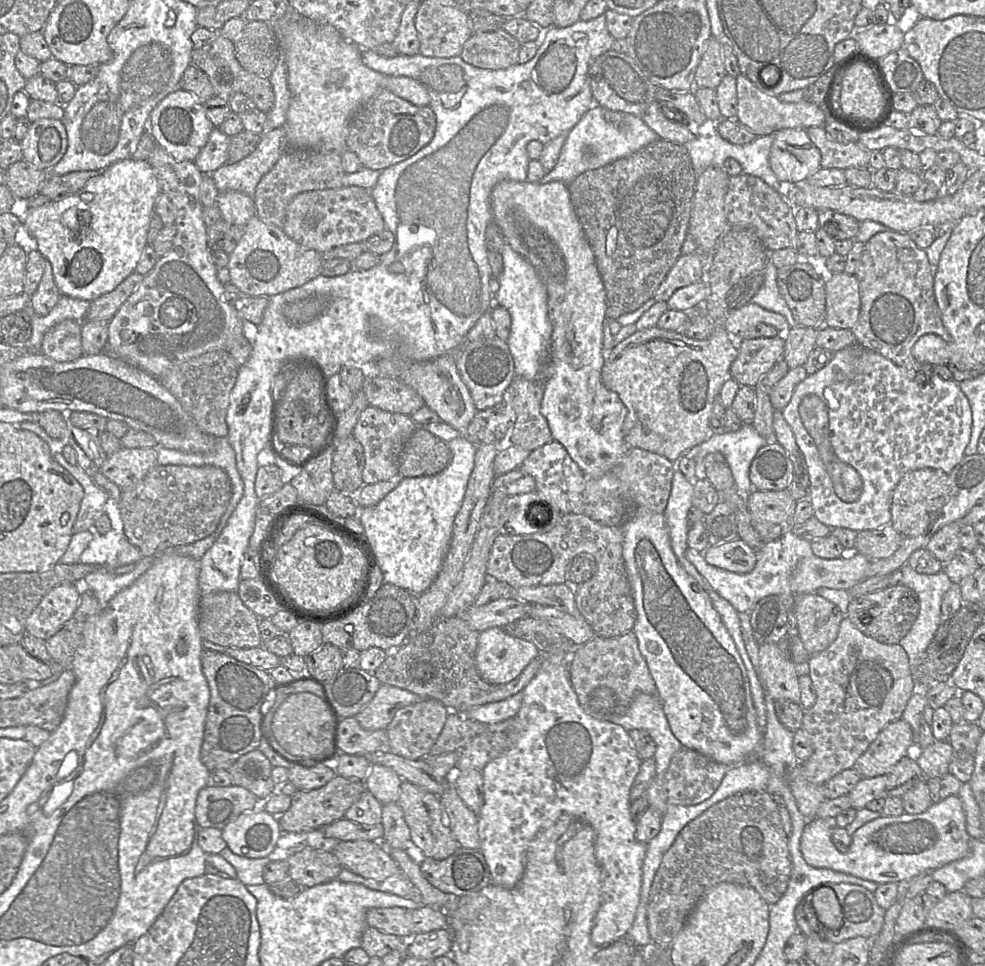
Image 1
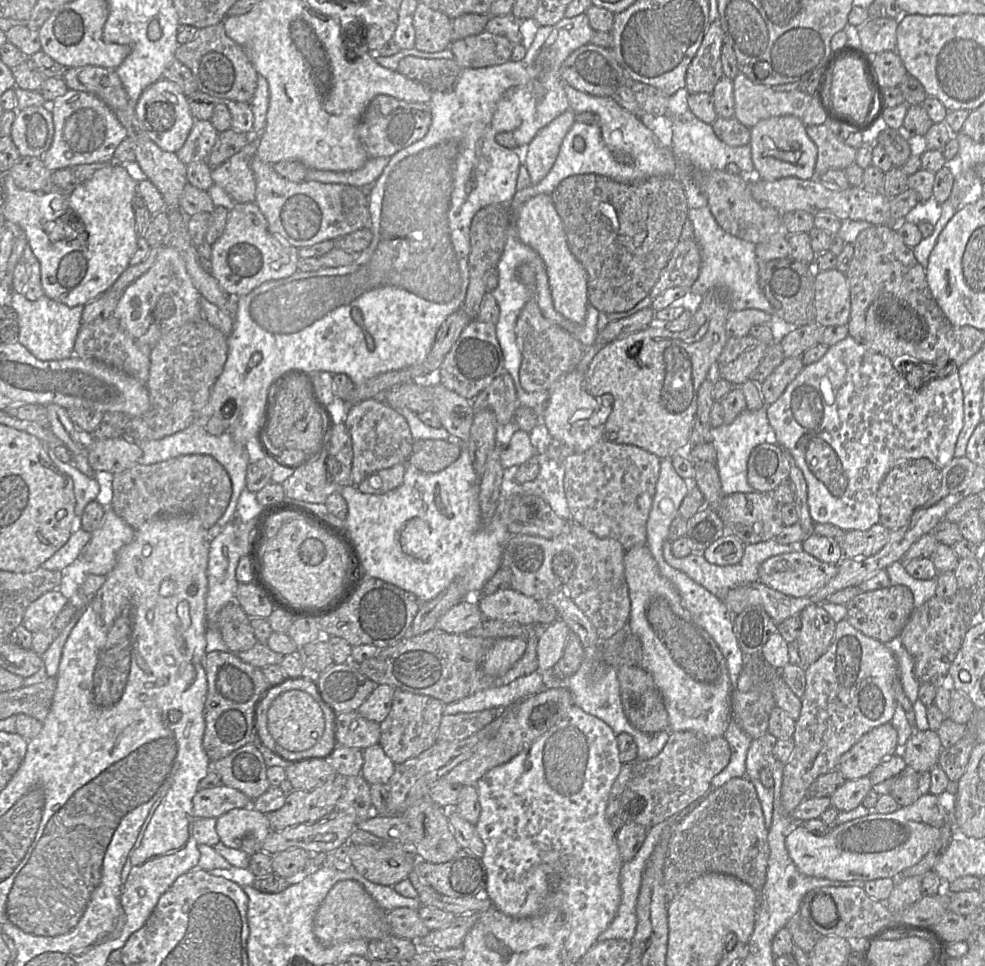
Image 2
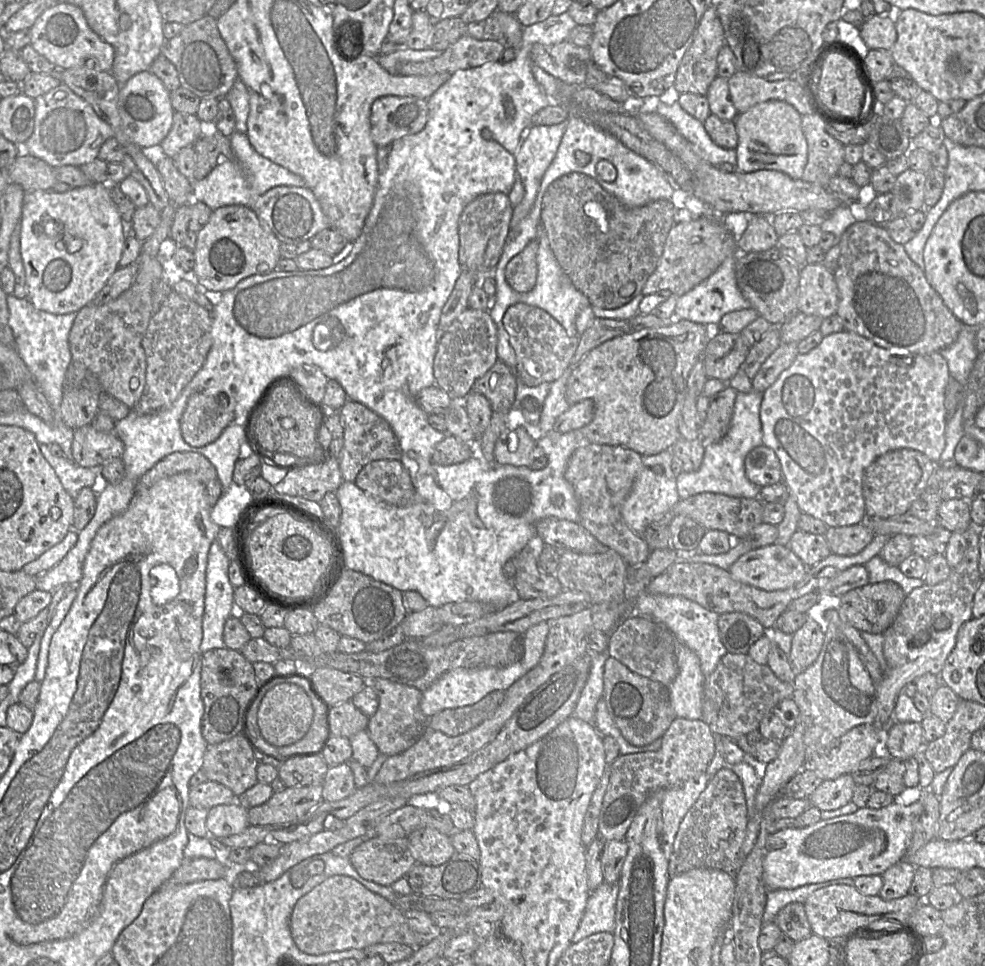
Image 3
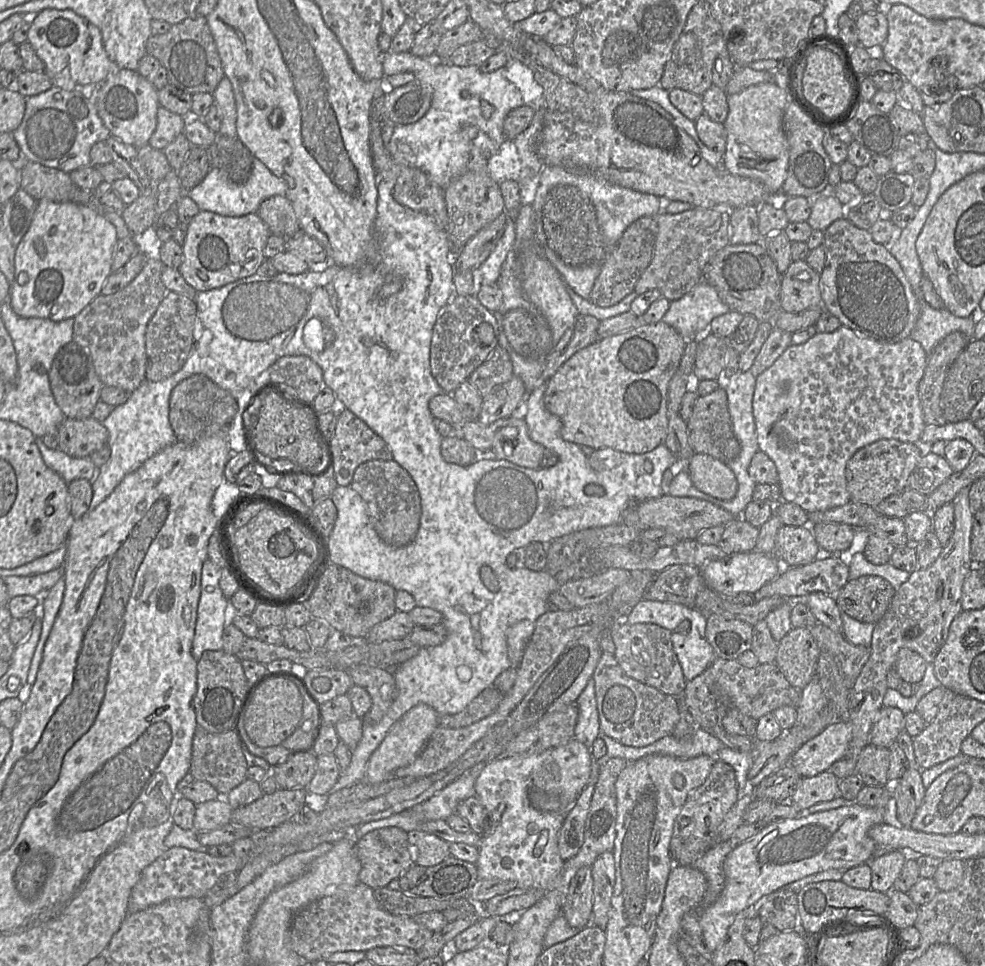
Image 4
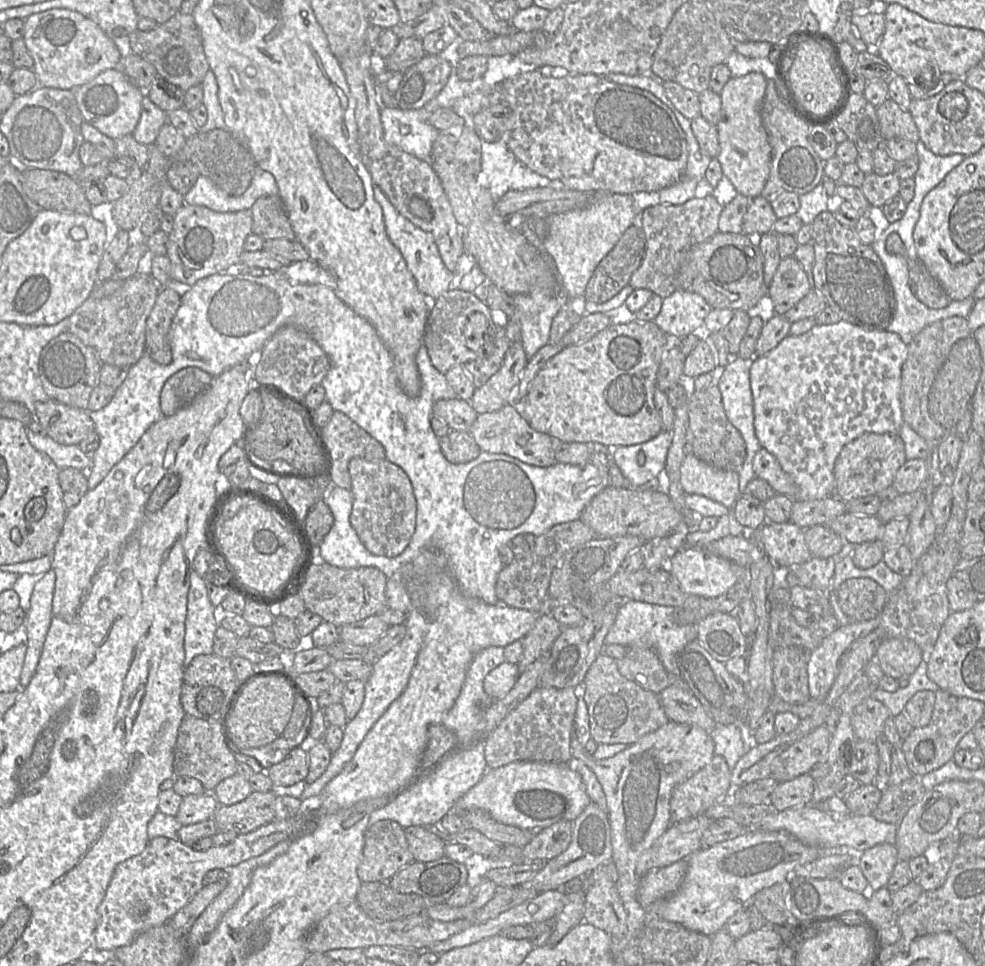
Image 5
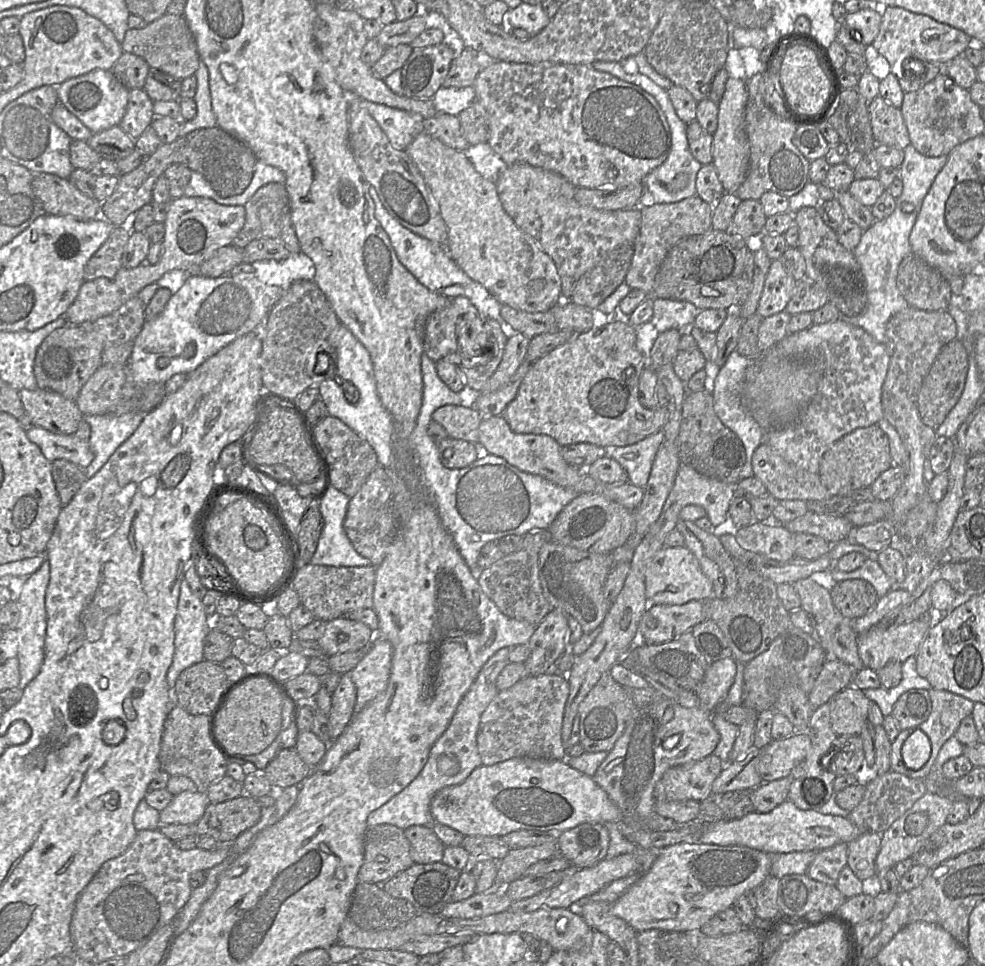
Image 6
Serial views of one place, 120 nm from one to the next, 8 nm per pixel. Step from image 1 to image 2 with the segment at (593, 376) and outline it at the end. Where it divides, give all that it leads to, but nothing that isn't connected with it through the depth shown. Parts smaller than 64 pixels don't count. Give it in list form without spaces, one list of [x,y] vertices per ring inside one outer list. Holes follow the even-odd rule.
[[[538,194],[527,200],[513,219],[520,240],[539,253],[543,259],[555,310],[567,320],[582,324],[588,302],[587,274],[570,251],[563,222],[556,211],[550,194]],[[575,368],[550,390],[543,422],[553,441],[567,451],[582,453],[604,440],[604,426],[611,413],[613,397],[609,394],[594,397],[584,387],[585,372]]]

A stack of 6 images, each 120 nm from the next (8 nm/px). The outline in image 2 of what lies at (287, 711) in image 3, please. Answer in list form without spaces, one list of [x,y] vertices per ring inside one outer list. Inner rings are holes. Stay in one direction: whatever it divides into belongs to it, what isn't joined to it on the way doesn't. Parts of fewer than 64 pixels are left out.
[[[288,690],[281,693],[270,705],[267,712],[267,729],[278,745],[292,752],[313,747],[323,734],[325,719],[319,704],[302,690]]]

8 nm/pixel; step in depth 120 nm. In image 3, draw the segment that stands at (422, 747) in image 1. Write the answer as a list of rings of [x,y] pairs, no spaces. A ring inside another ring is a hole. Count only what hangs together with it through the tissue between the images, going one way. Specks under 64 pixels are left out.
[[[384,678],[366,681],[377,694],[379,702],[377,711],[369,717],[366,731],[381,754],[387,757],[398,755],[415,744],[427,727],[428,718],[420,709],[422,692]]]

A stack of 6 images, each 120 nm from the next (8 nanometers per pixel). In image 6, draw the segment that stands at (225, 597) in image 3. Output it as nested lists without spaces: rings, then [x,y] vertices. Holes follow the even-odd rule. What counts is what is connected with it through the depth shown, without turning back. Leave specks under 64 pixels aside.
[[[184,578],[181,582],[177,612],[174,620],[174,655],[166,675],[170,689],[174,689],[176,680],[183,670],[204,660],[204,639],[211,629],[212,620],[205,613],[201,599],[192,592]]]

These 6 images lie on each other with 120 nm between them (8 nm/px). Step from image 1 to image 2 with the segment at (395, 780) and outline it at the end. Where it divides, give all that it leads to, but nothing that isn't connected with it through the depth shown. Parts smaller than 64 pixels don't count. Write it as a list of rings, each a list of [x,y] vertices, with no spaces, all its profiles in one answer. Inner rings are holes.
[[[379,744],[362,750],[363,765],[361,776],[370,784],[387,785],[394,773],[395,764],[386,756]]]

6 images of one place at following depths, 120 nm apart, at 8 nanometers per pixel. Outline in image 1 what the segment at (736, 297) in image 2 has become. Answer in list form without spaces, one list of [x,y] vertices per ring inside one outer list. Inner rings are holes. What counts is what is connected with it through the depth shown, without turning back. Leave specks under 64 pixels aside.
[[[767,250],[764,284],[750,300],[750,303],[757,304],[766,310],[782,315],[787,320],[790,328],[804,327],[794,320],[789,307],[779,293],[777,286],[777,270],[779,268],[770,260],[770,251]]]

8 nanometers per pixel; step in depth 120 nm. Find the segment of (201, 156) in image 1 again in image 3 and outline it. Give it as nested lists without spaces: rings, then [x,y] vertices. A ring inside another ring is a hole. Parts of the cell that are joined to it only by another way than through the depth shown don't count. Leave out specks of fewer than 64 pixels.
[[[175,111],[172,127],[160,146],[167,156],[173,158],[182,148],[193,146],[202,136],[201,121],[196,115]]]

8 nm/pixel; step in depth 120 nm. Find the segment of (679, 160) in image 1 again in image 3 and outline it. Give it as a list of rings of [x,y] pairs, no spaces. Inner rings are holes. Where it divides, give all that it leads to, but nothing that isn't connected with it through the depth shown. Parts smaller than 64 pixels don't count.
[[[569,173],[546,189],[541,206],[541,225],[550,248],[574,287],[601,309],[620,308],[642,293],[663,253],[677,208],[667,199],[628,207],[594,178]]]

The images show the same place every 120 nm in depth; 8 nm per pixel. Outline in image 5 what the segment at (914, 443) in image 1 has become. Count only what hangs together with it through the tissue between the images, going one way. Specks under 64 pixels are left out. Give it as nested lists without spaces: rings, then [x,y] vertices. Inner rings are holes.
[[[845,320],[831,325],[815,325],[808,332],[785,337],[773,350],[764,356],[755,356],[750,368],[750,385],[754,404],[754,427],[761,448],[766,449],[780,463],[783,470],[791,476],[798,487],[798,496],[794,500],[818,500],[834,497],[834,464],[842,448],[864,433],[897,433],[905,423],[901,407],[901,374],[906,361],[908,345],[898,334],[888,331],[863,329]]]

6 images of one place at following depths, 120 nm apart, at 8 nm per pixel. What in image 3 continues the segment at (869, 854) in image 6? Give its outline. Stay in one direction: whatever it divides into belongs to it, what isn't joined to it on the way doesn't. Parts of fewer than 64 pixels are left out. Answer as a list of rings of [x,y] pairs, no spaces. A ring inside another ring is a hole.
[[[900,861],[889,867],[881,875],[883,885],[878,896],[885,901],[889,901],[908,895],[915,868],[905,861]]]

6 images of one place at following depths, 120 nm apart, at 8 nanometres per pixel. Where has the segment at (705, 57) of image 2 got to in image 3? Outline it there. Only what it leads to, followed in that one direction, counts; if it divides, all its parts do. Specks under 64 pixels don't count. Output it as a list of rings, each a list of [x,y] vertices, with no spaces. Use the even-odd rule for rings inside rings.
[[[713,6],[705,10],[697,34],[677,69],[674,87],[679,93],[705,95],[717,74],[717,57],[725,37]]]

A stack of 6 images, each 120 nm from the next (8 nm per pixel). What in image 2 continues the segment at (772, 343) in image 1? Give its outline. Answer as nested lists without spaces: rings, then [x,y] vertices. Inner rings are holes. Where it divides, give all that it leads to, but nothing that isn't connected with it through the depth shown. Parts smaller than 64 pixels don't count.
[[[749,335],[728,338],[717,359],[719,376],[733,385],[743,384],[759,366],[767,347]]]

